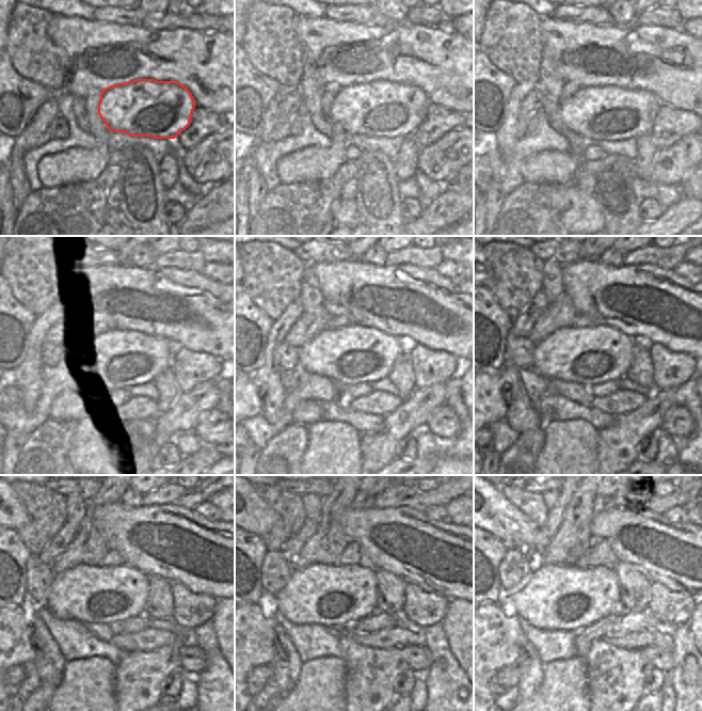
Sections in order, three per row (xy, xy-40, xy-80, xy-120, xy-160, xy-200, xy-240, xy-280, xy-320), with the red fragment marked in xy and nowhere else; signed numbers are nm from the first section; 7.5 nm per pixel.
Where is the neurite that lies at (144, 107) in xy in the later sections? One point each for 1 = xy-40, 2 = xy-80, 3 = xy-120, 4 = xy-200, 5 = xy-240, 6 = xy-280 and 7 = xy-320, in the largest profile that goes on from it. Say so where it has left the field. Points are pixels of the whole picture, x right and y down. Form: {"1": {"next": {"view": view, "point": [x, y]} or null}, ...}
{"1": {"next": {"view": "xy-40", "point": [385, 109]}}, "2": {"next": {"view": "xy-80", "point": [609, 113]}}, "3": {"next": {"view": "xy-120", "point": [126, 357]}}, "4": {"next": {"view": "xy-200", "point": [587, 356]}}, "5": {"next": {"view": "xy-240", "point": [98, 594]}}, "6": {"next": {"view": "xy-280", "point": [335, 596]}}, "7": {"next": {"view": "xy-320", "point": [554, 597]}}}

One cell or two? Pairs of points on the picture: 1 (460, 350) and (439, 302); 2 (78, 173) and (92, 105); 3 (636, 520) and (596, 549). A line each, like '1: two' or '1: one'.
1: one
2: one
3: two

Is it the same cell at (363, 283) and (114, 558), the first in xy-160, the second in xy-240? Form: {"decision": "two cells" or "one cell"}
{"decision": "two cells"}

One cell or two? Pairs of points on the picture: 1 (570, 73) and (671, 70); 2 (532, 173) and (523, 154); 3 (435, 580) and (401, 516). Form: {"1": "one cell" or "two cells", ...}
{"1": "one cell", "2": "two cells", "3": "one cell"}

